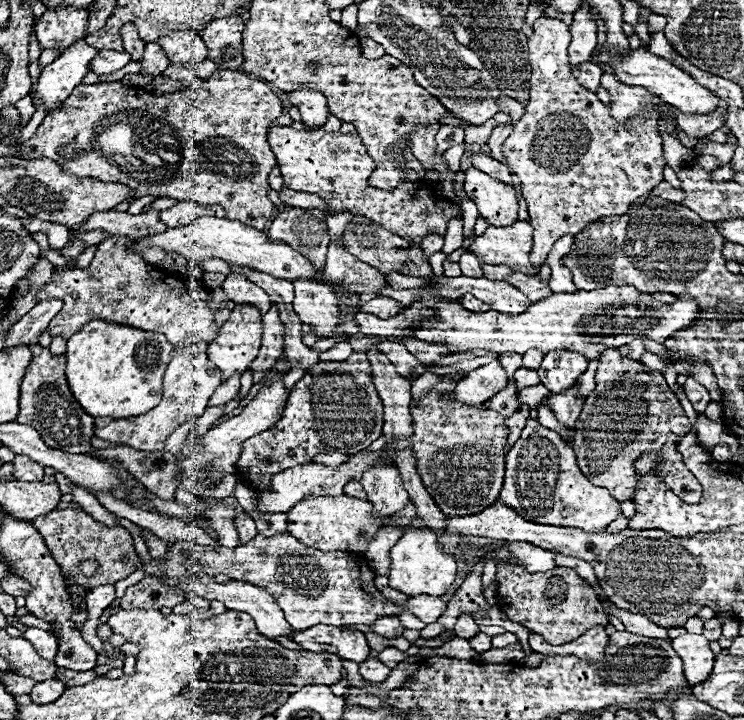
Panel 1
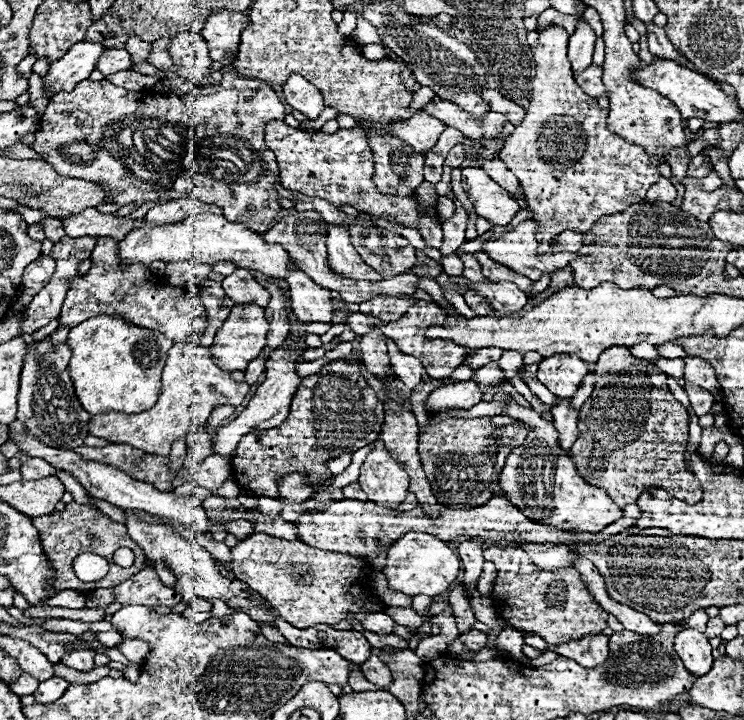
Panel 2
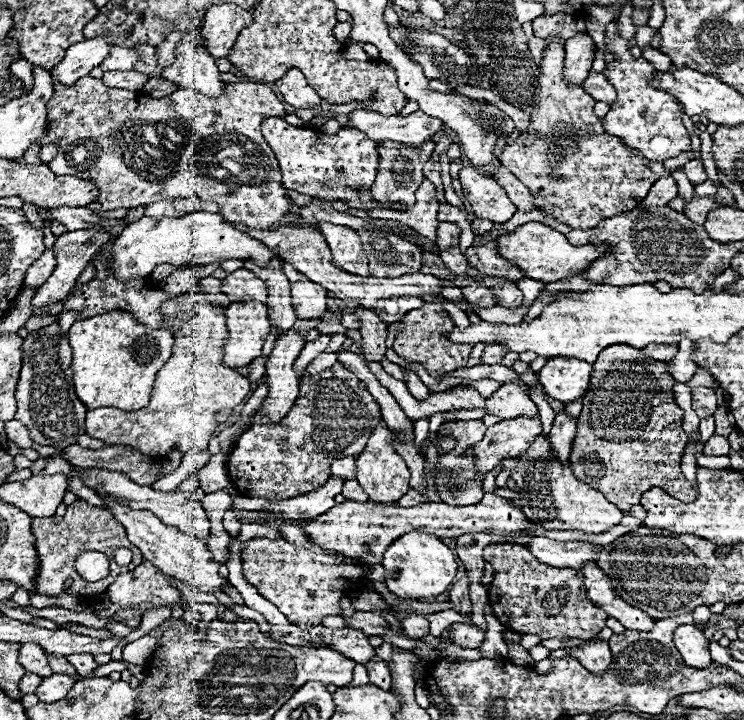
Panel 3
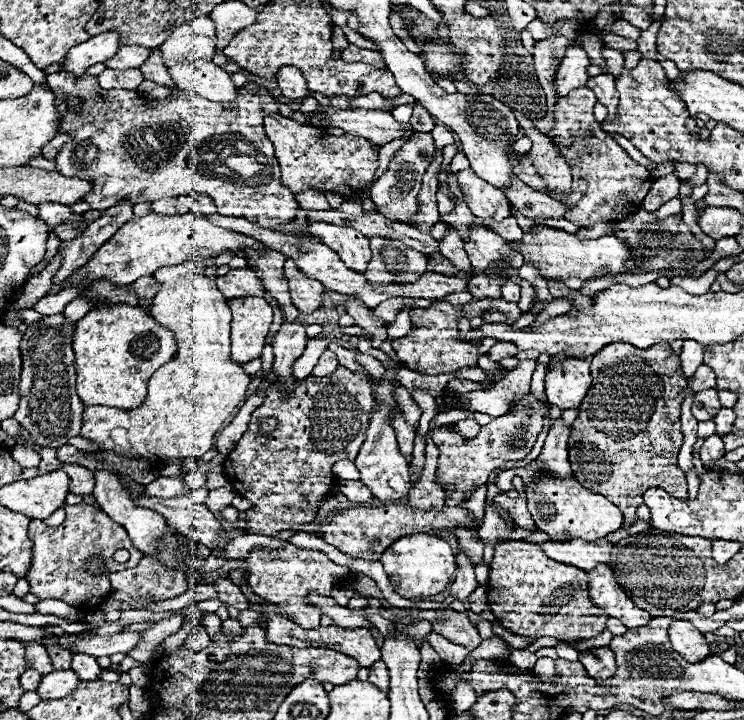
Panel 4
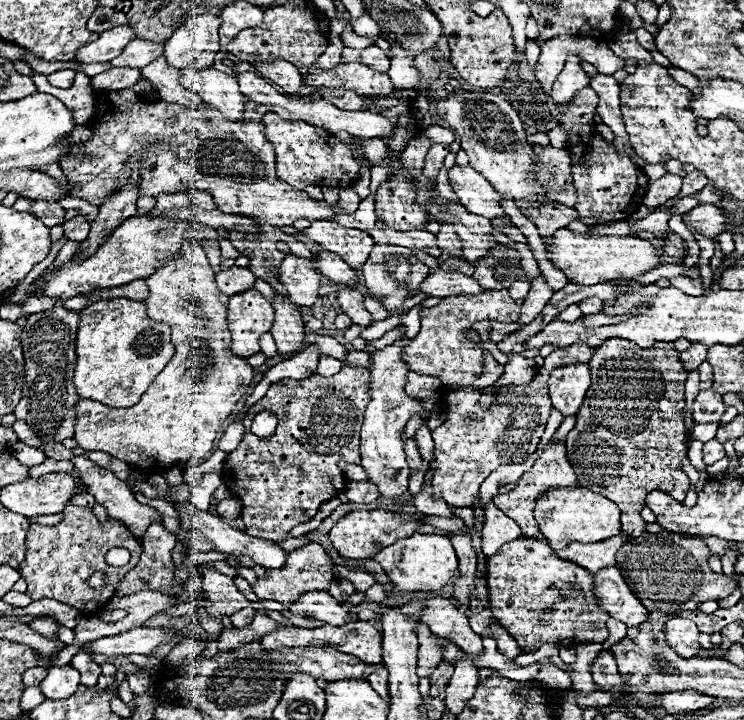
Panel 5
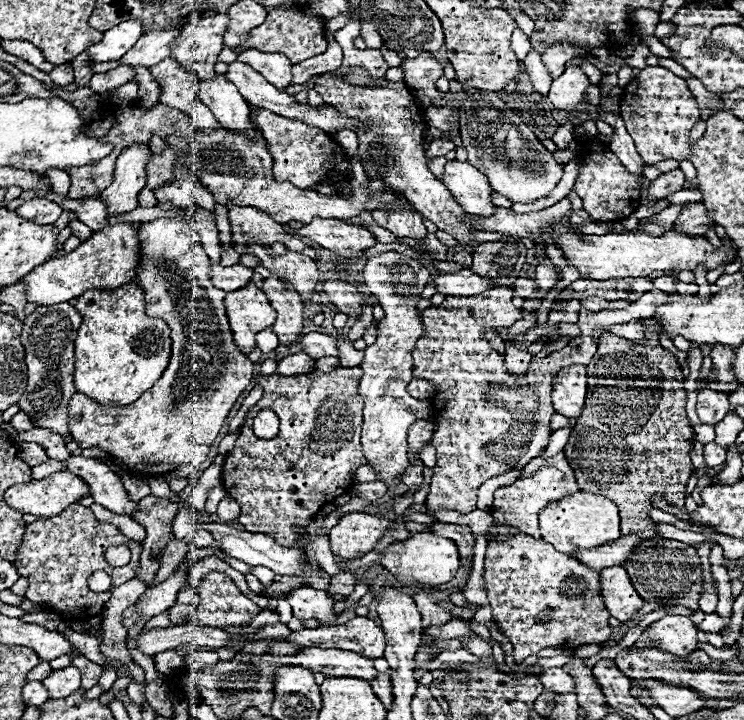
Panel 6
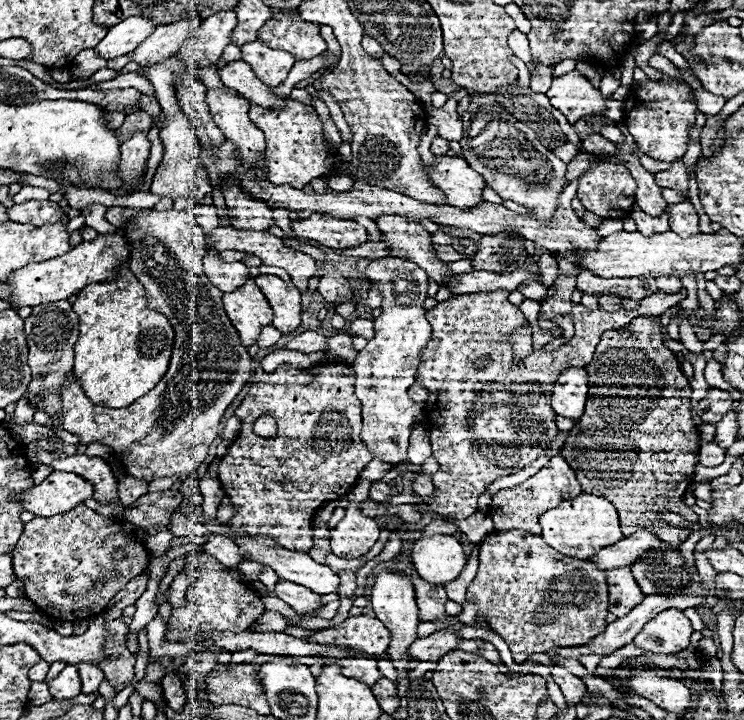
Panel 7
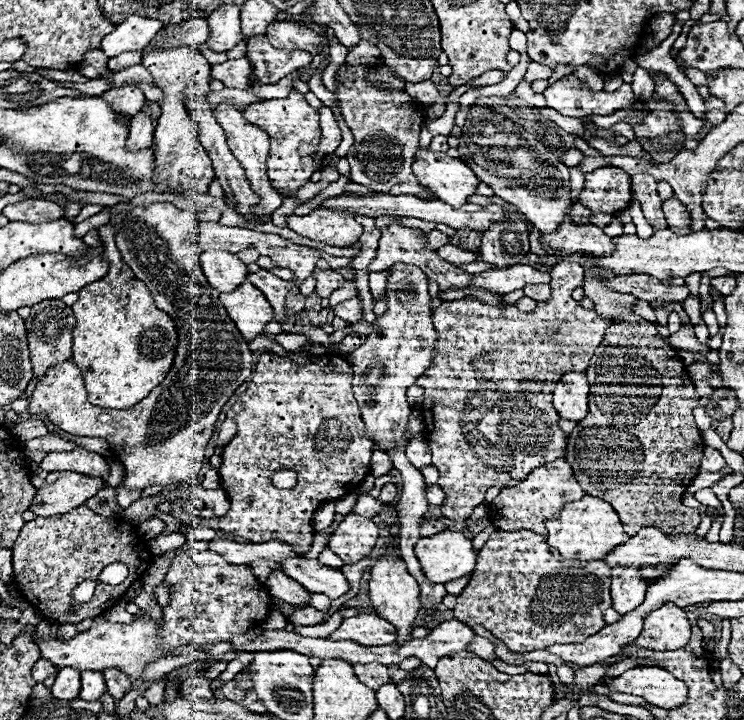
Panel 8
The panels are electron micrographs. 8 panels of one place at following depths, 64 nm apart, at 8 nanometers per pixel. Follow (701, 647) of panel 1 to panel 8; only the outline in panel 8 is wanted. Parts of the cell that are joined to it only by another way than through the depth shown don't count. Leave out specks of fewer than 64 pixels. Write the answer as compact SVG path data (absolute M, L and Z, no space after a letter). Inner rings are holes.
M664 602L658 610L650 612L644 618L640 636L636 638L638 646L648 650L676 650L686 646L690 638L690 622L686 612L672 602Z

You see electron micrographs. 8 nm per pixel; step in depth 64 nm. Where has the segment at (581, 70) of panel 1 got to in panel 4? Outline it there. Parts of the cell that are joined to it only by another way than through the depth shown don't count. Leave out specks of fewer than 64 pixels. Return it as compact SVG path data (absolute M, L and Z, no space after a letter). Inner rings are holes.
M612 74L592 76L588 80L588 88L594 90L598 102L606 106L608 118L614 120L616 118L616 110L618 110L618 92L616 92L616 84L614 84L614 76Z

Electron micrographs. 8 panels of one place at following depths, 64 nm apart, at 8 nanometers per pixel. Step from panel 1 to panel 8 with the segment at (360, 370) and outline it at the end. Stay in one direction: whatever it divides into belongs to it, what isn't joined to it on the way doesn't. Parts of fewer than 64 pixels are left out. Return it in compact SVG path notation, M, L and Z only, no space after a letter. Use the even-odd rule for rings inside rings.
M272 352L260 354L248 388L238 396L232 410L226 412L226 418L238 424L238 432L224 446L222 466L218 470L222 488L230 500L228 514L220 518L222 532L248 538L256 544L268 540L282 540L292 546L300 546L294 548L300 554L310 550L314 538L310 520L316 506L356 492L360 488L358 484L370 472L374 444L366 434L360 406L354 400L350 386L352 380L353 370L348 360L338 354L324 354L312 358L306 364L294 364L292 360L280 358ZM282 468L292 468L298 472L298 482L290 490L278 490L270 482L272 474Z

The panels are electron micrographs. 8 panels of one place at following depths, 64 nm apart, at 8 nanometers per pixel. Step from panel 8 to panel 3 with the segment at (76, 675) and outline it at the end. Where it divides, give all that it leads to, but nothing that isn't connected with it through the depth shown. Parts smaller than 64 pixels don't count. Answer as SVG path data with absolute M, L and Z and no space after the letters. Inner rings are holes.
M52 674L48 678L42 678L42 684L34 692L42 702L56 702L56 698L64 698L68 690L74 686L74 678L68 674Z

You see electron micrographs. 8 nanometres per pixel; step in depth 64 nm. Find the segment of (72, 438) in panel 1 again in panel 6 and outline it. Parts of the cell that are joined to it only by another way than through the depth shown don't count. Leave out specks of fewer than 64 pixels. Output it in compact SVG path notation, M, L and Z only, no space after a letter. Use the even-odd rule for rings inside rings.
M60 302L54 306L38 306L26 320L22 328L22 342L26 350L26 366L28 366L28 388L18 400L20 410L24 410L32 420L34 426L44 426L48 430L56 430L62 436L68 436L68 398L74 394L74 342L78 338L78 326L82 316L76 312L74 306L68 302Z

